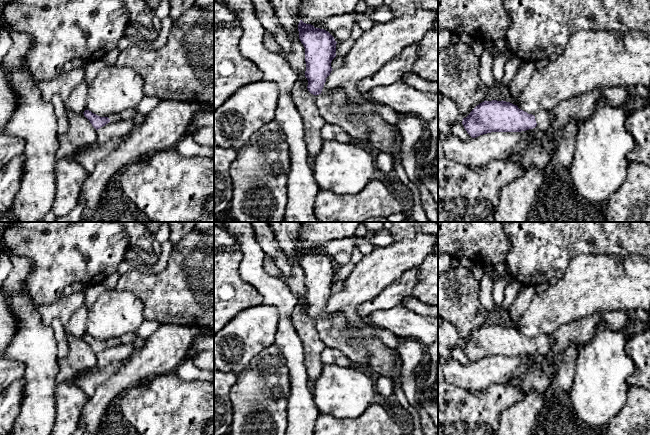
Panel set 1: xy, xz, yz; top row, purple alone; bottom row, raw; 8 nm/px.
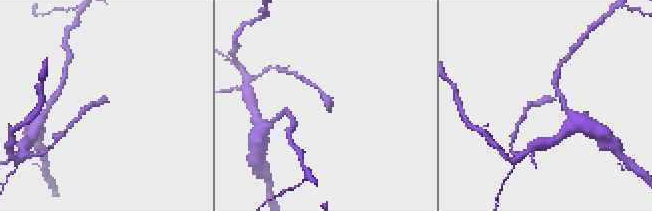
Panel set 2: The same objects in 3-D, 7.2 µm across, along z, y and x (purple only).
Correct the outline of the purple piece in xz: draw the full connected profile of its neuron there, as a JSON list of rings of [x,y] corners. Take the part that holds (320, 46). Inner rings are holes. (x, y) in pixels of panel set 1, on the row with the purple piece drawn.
[[[302,20],[298,24],[298,31],[305,48],[307,89],[315,96],[319,113],[326,123],[340,126],[356,141],[368,141],[368,128],[355,125],[344,109],[347,99],[344,90],[333,91],[329,99],[321,93],[326,78],[333,70],[331,62],[336,57],[337,44],[334,37],[328,31],[315,28]]]

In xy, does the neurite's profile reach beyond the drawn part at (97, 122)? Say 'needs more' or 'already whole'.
needs more

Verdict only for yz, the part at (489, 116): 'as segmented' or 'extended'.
extended

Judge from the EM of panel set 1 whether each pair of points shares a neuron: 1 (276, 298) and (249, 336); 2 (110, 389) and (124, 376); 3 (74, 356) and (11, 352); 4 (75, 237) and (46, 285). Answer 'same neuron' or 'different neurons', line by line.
1: different neurons
2: same neuron
3: different neurons
4: same neuron

